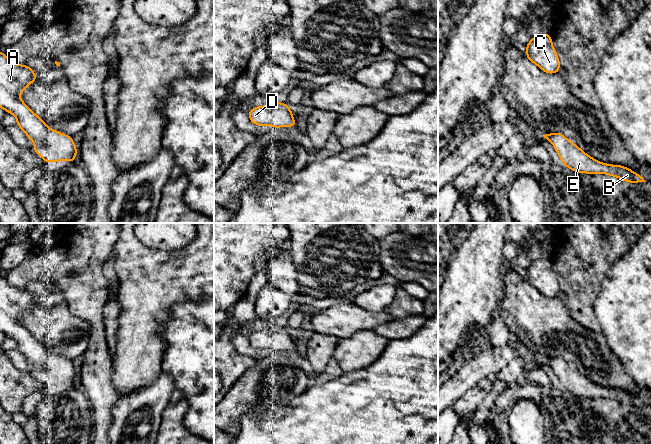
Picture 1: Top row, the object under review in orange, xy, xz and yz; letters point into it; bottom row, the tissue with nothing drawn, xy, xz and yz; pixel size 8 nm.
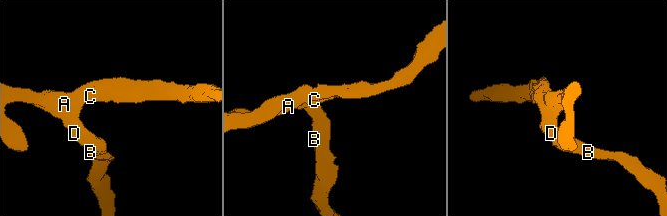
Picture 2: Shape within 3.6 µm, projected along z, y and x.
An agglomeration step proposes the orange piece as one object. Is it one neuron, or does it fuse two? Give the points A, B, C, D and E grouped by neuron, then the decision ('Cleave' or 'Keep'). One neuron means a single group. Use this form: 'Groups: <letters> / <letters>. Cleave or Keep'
Groups: A B C D E. Keep

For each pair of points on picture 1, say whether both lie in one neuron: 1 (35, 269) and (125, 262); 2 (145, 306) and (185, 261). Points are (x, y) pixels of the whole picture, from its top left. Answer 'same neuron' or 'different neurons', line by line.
1: different neurons
2: same neuron

